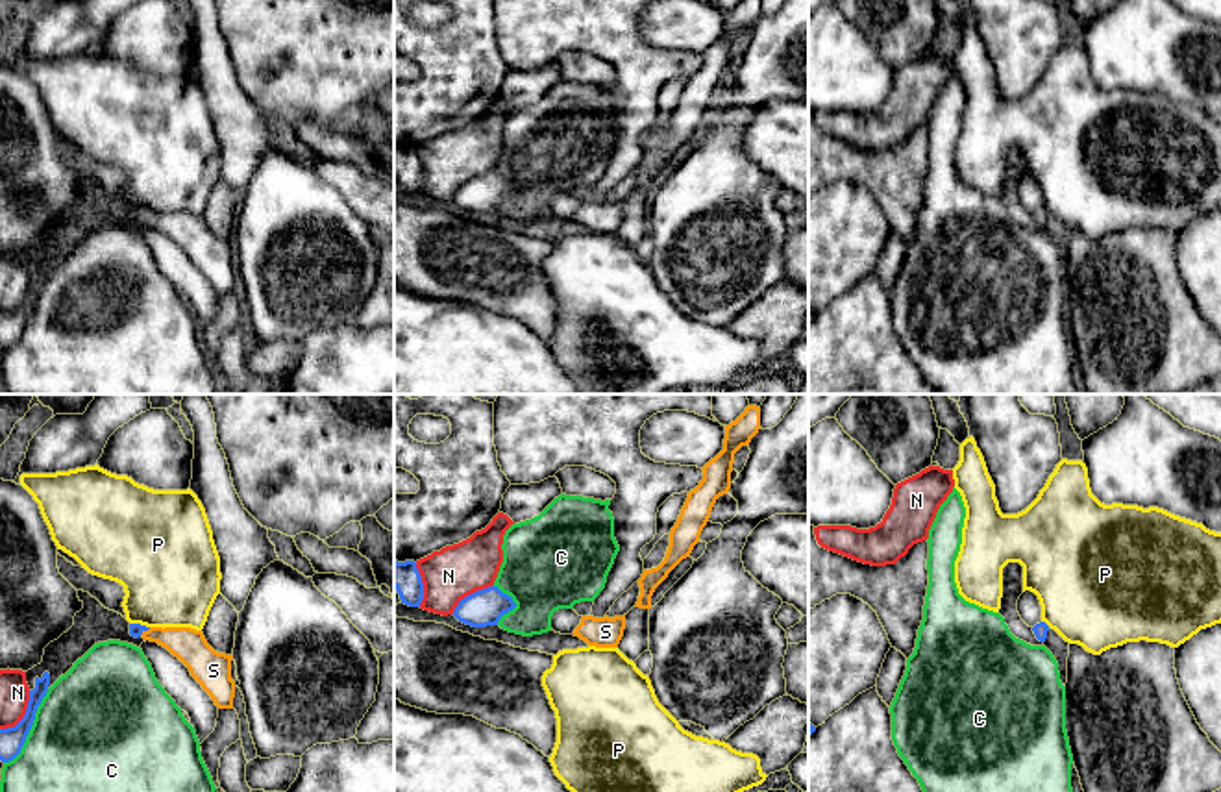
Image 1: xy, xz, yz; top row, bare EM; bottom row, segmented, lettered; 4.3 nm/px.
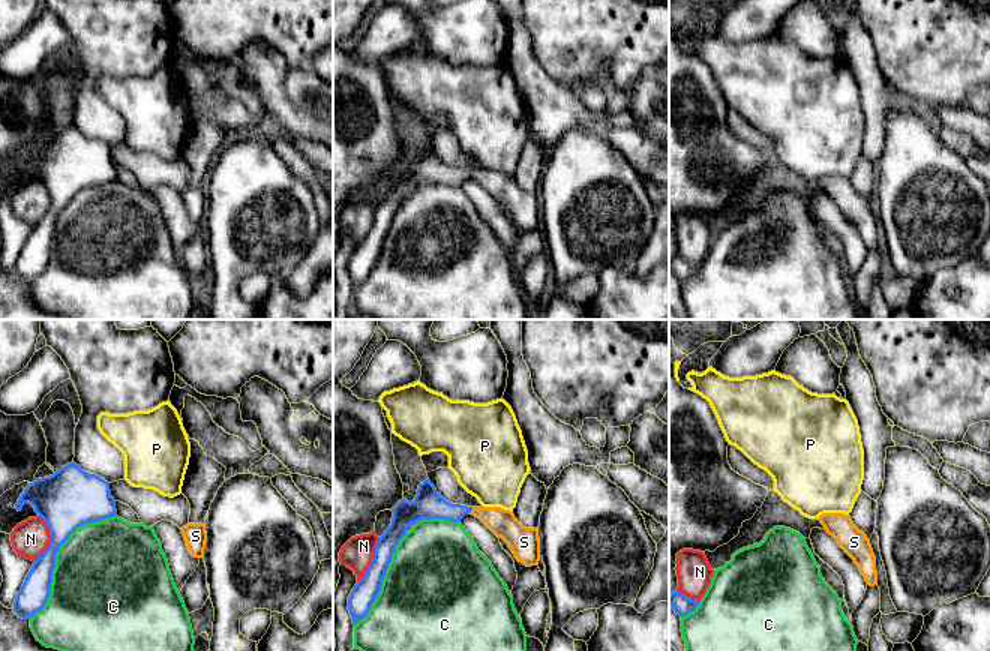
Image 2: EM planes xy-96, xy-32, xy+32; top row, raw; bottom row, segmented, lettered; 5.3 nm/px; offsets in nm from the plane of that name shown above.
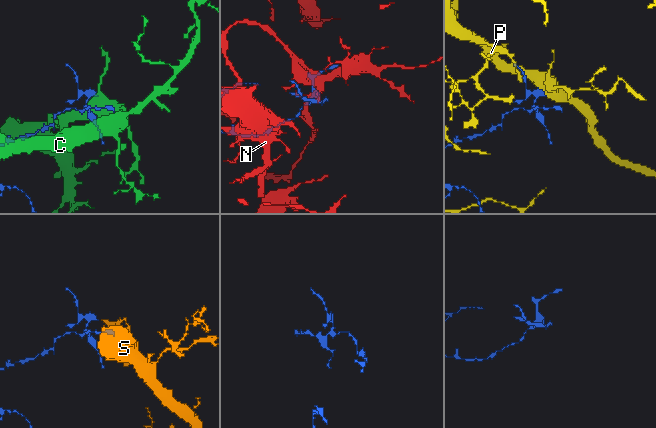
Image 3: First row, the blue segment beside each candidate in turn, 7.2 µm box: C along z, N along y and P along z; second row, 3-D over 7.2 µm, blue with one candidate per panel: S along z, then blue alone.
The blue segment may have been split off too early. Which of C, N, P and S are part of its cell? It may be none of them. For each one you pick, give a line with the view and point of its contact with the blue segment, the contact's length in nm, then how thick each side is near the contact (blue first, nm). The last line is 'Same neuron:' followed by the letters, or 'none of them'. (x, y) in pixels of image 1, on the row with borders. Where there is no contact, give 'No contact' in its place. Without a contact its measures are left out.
S: Touches blue at xy (145, 630). Shared border 70 nm. Thickness 60 nm (blue) against 150 nm
Same neuron: S

